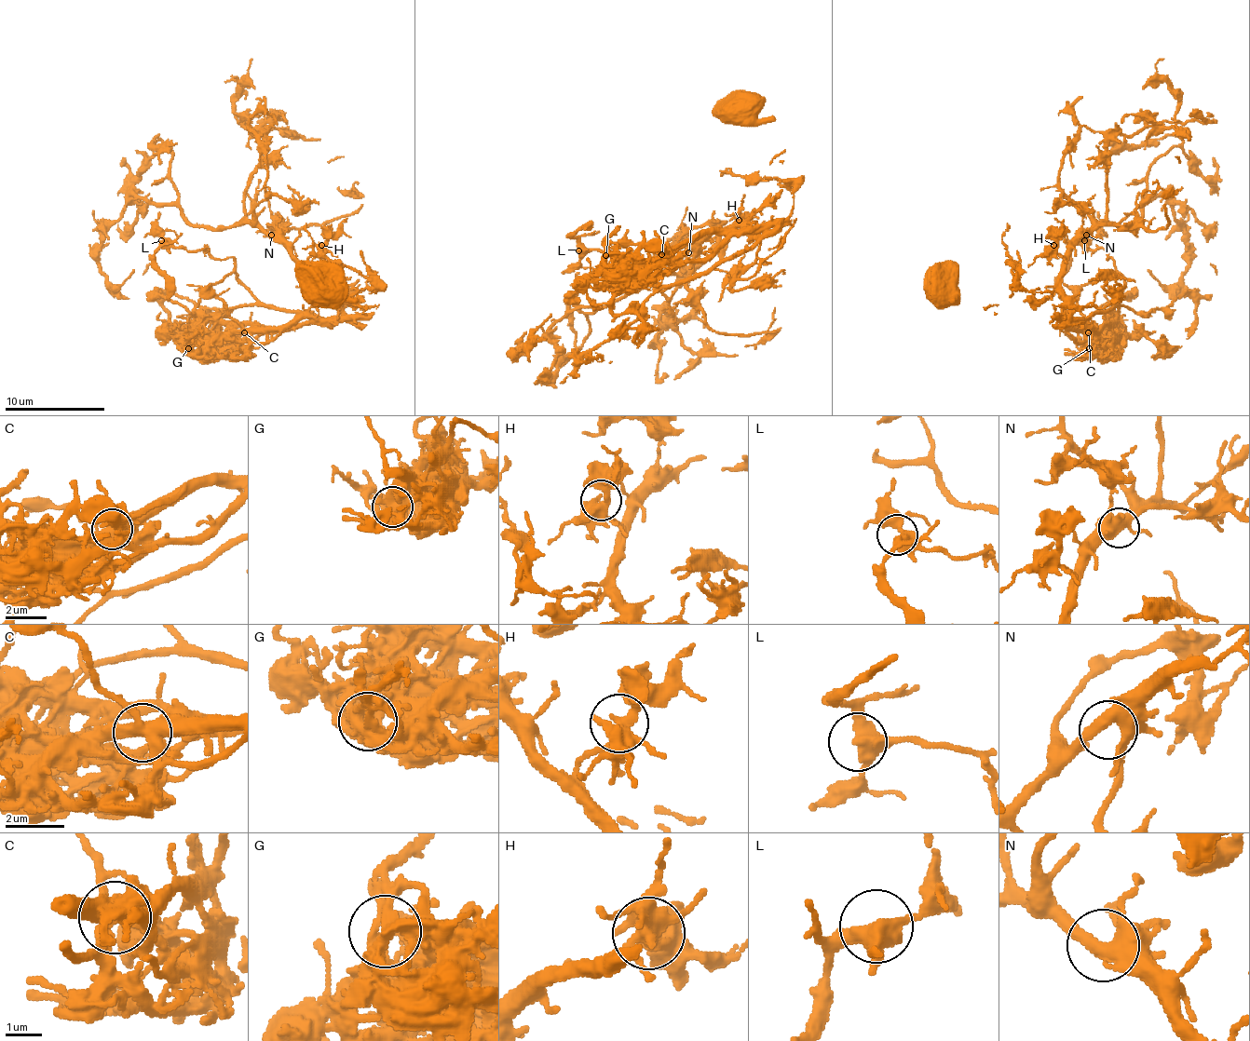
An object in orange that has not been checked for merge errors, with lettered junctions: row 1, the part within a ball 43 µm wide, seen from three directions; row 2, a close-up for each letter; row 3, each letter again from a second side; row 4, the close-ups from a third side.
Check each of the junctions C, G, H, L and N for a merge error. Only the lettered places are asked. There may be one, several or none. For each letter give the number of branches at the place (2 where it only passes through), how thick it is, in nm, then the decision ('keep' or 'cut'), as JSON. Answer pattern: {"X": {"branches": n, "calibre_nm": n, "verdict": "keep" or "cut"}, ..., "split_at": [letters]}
{"C": {"branches": 5, "calibre_nm": 500, "verdict": "cut"}, "G": {"branches": 5, "calibre_nm": 360, "verdict": "keep"}, "H": {"branches": 6, "calibre_nm": 480, "verdict": "keep"}, "L": {"branches": 4, "calibre_nm": 460, "verdict": "keep"}, "N": {"branches": 2, "calibre_nm": 460, "verdict": "keep"}, "split_at": ["C"]}

